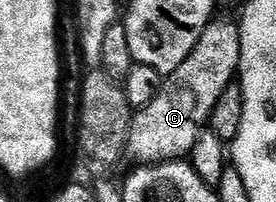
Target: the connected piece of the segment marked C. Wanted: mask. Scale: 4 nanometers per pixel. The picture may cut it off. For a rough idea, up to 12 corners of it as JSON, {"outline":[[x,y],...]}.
{"outline":[[214,19],[128,136],[140,163],[187,158],[240,68]]}

